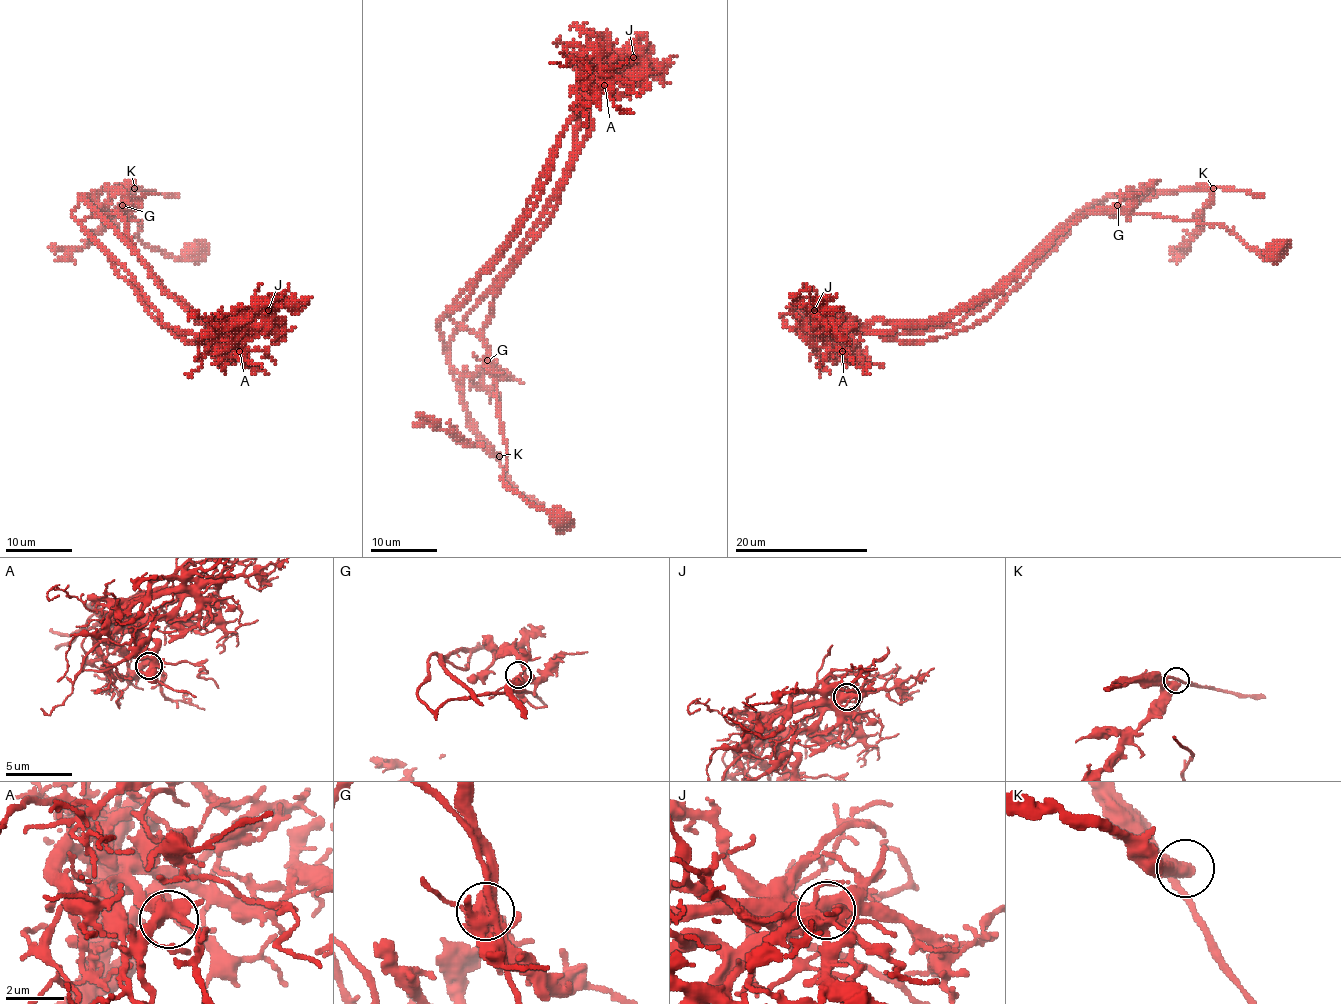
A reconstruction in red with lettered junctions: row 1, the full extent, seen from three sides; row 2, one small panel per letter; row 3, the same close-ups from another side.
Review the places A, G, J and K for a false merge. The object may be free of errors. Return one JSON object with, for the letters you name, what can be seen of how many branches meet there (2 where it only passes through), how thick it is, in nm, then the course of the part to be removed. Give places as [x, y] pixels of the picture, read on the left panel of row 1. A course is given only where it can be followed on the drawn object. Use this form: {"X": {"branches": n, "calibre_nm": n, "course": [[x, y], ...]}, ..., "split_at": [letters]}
{"J": {"branches": 4, "calibre_nm": 440, "course": [[268, 310], [204, 323], [156, 281], [84, 196], [124, 190], [126, 203], [79, 250], [51, 251]]}, "split_at": ["J"]}

